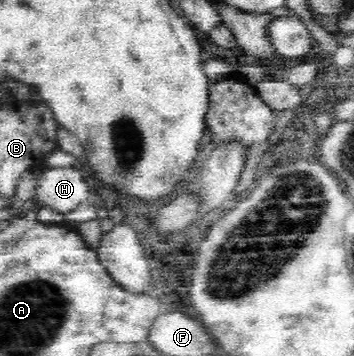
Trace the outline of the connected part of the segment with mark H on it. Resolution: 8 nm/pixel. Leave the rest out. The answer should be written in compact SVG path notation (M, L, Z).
M72 165L68 167L48 167L45 169L37 178L35 197L43 203L44 207L53 208L59 213L70 214L79 205L87 202L90 193L89 183L83 178L81 170Z

